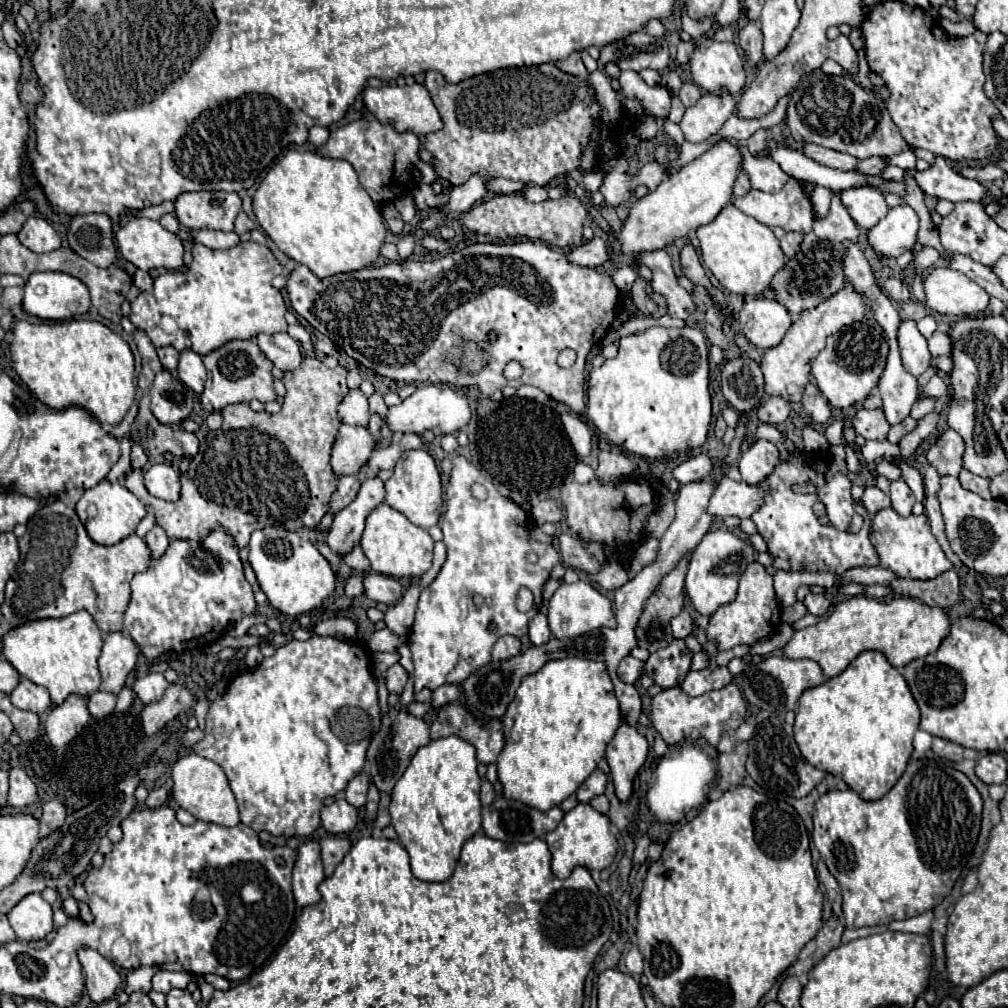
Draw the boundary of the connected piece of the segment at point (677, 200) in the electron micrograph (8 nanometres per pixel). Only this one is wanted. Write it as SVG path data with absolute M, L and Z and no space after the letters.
M721 140L703 156L683 166L677 174L669 174L657 186L657 190L649 192L631 206L629 216L623 222L621 232L617 234L621 254L629 258L639 258L639 254L643 252L661 250L673 244L677 238L687 236L691 230L709 224L731 200L739 162L739 150L727 140Z

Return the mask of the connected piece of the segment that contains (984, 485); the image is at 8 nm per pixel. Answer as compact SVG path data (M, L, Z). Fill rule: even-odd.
M961 470L959 472L959 482L961 482L963 488L979 494L981 498L985 498L985 500L991 498L991 494L989 494L989 480L985 480L981 476L975 476L975 474L969 474L967 470Z

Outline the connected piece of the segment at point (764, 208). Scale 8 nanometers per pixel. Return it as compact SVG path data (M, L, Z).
M789 178L789 182L779 190L779 192L773 192L773 194L767 194L767 192L761 192L761 190L749 190L743 198L733 198L733 204L753 216L755 220L759 220L761 224L773 228L773 226L779 226L783 228L785 232L793 230L793 232L801 232L801 234L809 234L811 232L811 220L813 220L813 208L811 208L811 200L809 196L805 194L801 182Z

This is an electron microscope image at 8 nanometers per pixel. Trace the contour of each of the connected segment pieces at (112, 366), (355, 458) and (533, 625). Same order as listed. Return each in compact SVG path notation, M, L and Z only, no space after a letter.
M25 320L15 322L13 342L9 346L13 368L19 378L29 386L29 390L51 408L65 406L83 406L87 408L101 424L117 424L125 418L127 410L135 398L135 370L133 354L129 344L105 324L95 320L61 320L61 322L41 322L29 324Z
M341 424L331 452L331 466L337 470L337 476L355 474L369 460L371 452L373 440L367 428Z
M541 612L535 618L531 618L531 622L529 622L529 638L531 638L533 646L541 646L551 638L549 622Z

